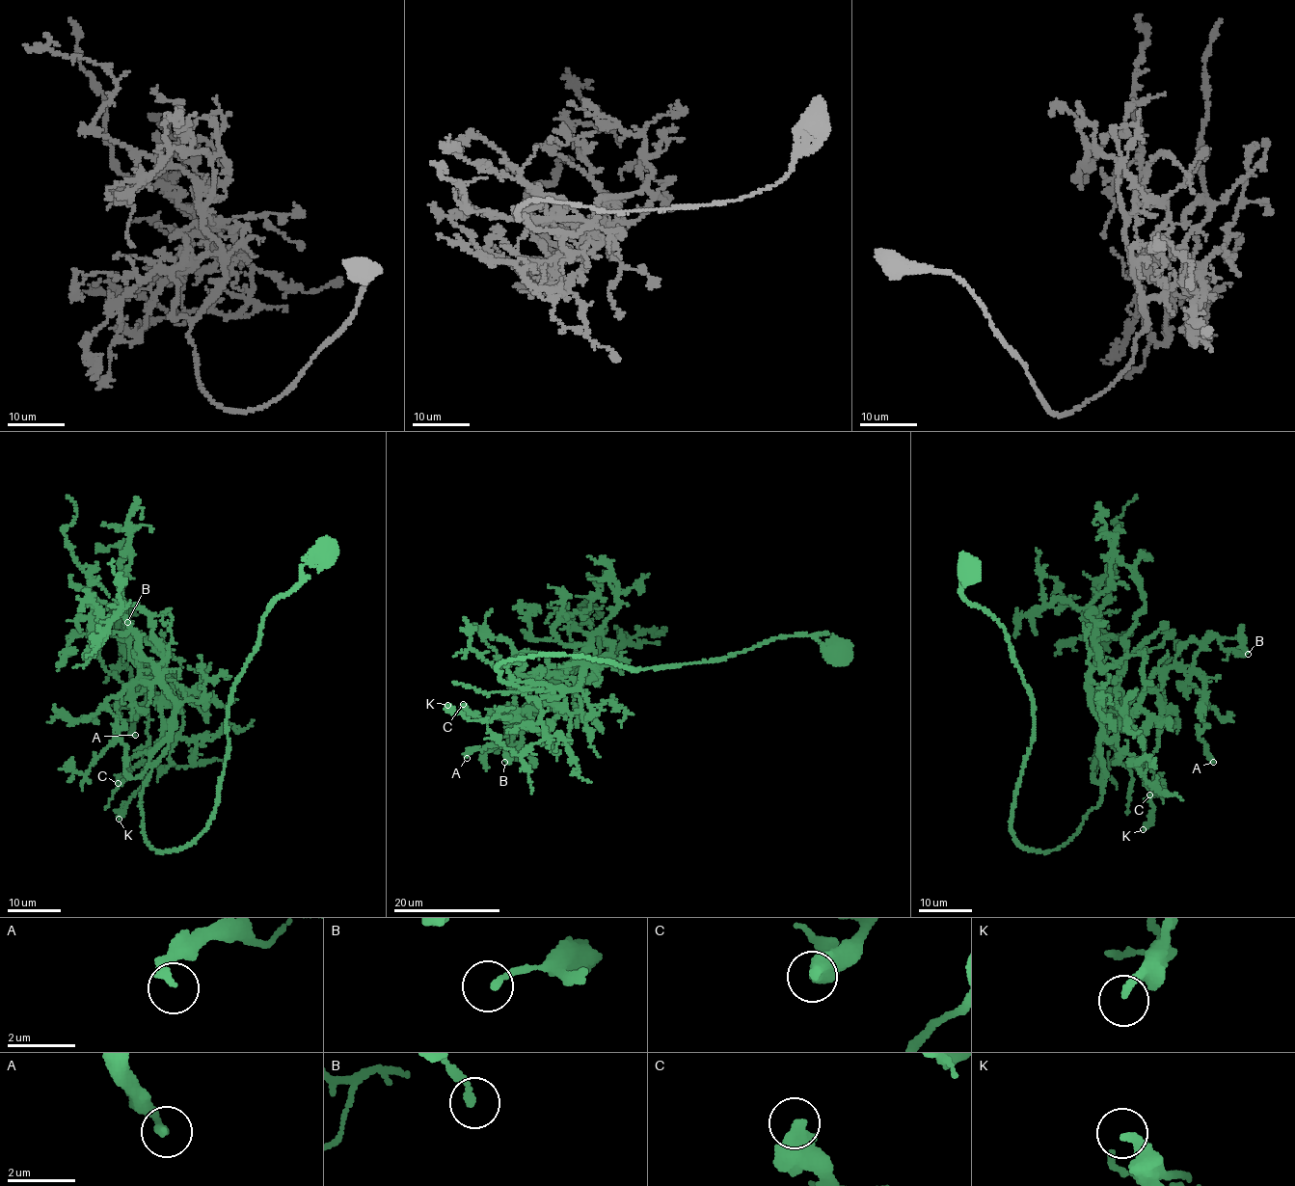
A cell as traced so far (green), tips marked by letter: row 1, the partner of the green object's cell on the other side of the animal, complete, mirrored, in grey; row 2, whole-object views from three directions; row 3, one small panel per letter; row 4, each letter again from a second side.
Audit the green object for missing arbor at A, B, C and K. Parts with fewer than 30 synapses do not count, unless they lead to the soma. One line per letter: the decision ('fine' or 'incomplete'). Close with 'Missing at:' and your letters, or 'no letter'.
A: fine
B: fine
C: fine
K: fine
Missing at: no letter

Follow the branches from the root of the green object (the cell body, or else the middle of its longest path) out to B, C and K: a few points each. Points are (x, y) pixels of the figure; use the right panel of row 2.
B: (965, 569), (1032, 701), (1027, 849), (1077, 833), (1100, 737), (1178, 650), (1239, 633), (1248, 654)
C: (965, 569), (1032, 701), (1018, 845), (1077, 833), (1102, 736), (1160, 795), (1162, 779), (1149, 795)
K: (965, 569), (1032, 701), (1018, 845), (1077, 833), (1102, 797), (1100, 737), (1137, 708), (1168, 718), (1143, 829)

